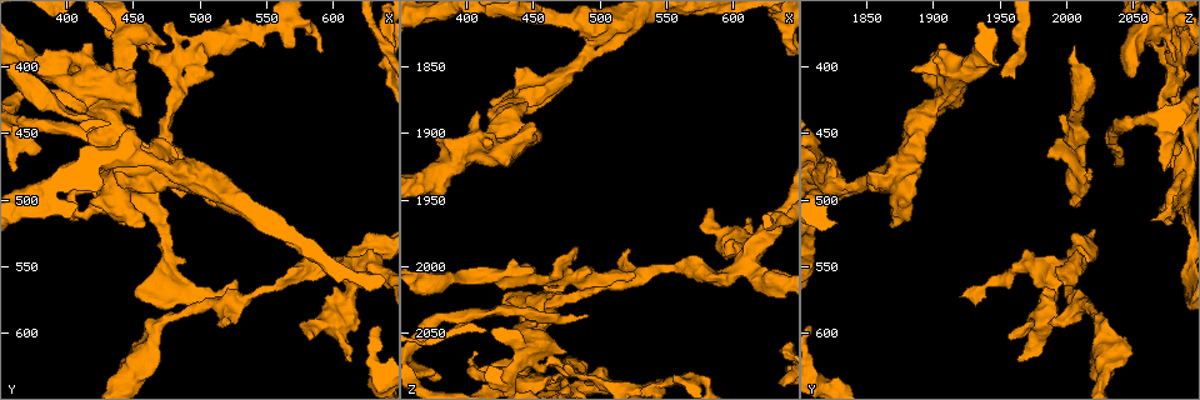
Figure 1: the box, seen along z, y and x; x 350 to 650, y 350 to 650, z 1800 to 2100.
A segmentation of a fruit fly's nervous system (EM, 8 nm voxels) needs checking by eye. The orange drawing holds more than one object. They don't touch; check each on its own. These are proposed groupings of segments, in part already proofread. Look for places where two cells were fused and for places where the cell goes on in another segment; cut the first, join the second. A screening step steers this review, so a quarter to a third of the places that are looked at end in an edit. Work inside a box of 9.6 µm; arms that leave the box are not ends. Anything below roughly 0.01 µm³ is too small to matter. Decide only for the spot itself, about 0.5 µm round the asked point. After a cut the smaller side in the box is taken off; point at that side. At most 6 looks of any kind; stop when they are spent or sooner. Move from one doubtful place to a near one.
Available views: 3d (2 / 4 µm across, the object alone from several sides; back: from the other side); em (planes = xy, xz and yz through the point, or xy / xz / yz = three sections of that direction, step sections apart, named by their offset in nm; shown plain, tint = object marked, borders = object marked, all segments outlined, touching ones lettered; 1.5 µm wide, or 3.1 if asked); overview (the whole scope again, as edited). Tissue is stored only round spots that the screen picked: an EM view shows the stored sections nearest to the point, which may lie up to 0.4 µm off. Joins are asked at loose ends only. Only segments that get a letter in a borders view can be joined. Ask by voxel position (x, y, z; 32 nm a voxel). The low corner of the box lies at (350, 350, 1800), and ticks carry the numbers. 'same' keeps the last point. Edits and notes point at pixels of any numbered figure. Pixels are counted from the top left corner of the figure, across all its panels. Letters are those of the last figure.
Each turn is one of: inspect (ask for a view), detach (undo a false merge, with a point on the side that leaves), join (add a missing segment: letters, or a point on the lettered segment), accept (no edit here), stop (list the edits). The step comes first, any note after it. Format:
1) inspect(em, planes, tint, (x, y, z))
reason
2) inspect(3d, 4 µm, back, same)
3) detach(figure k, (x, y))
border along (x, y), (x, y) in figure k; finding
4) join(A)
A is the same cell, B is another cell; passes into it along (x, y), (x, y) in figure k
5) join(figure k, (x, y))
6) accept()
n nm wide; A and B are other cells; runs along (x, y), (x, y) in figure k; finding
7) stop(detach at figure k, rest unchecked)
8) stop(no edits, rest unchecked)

inspect(3d, 2 µm, (508, 498, 1838))
branch stops here

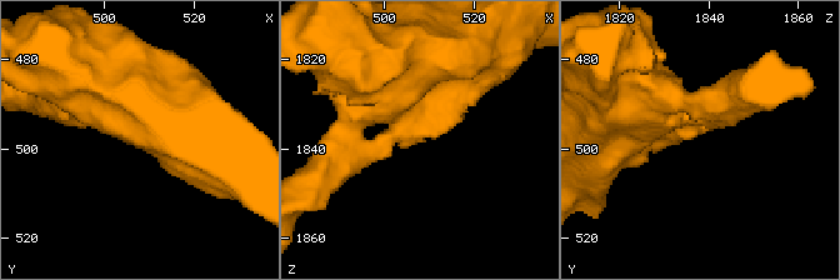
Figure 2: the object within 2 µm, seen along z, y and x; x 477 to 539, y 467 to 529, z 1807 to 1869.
inspect(em, xy, step 8, tint, (506, 497, 1837))
shape alone is not enough

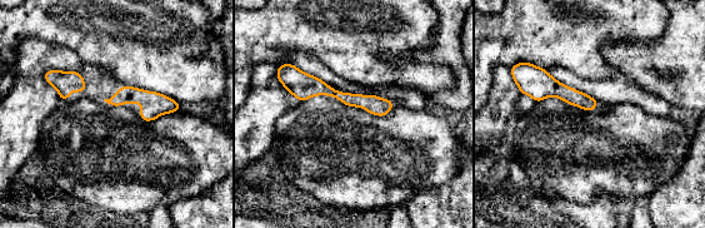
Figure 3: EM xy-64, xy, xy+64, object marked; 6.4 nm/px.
inspect(em, xy, step 8, borders, same)

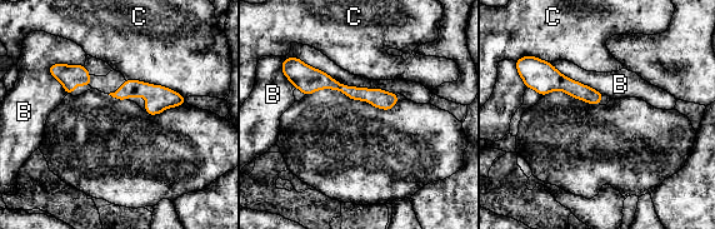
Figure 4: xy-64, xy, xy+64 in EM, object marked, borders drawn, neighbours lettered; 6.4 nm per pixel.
accept()
B and C are other cells; runs along (315, 83), (394, 99) in figure 4; no lettered segment goes on from it

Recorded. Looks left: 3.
inspect(3d, 4 µm, (408, 404, 1884))
branch stops here

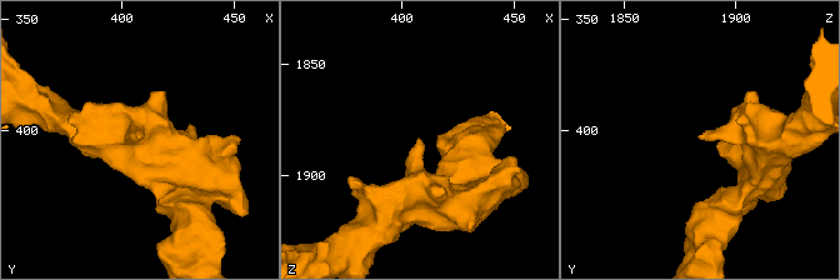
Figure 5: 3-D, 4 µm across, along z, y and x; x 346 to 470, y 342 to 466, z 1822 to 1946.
inspect(em, planes, tint, (409, 404, 1885))
shape alone is not enough

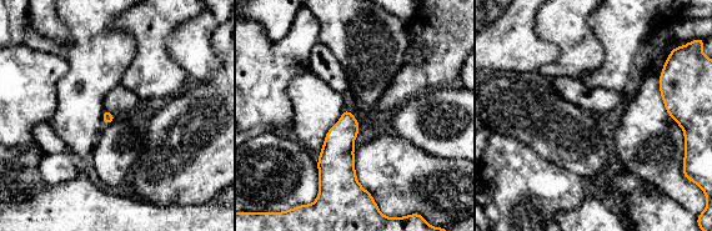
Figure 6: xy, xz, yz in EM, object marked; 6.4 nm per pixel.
inspect(em, planes, borders, same)
what lies round it

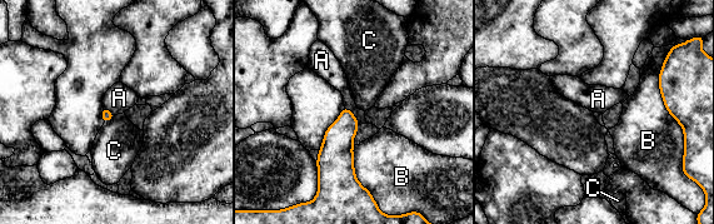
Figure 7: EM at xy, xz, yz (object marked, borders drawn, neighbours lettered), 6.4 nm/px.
accept()
A, B and C are other cells; no lettered segment goes on from it

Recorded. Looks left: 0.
stop(no edits, rest unchecked)

